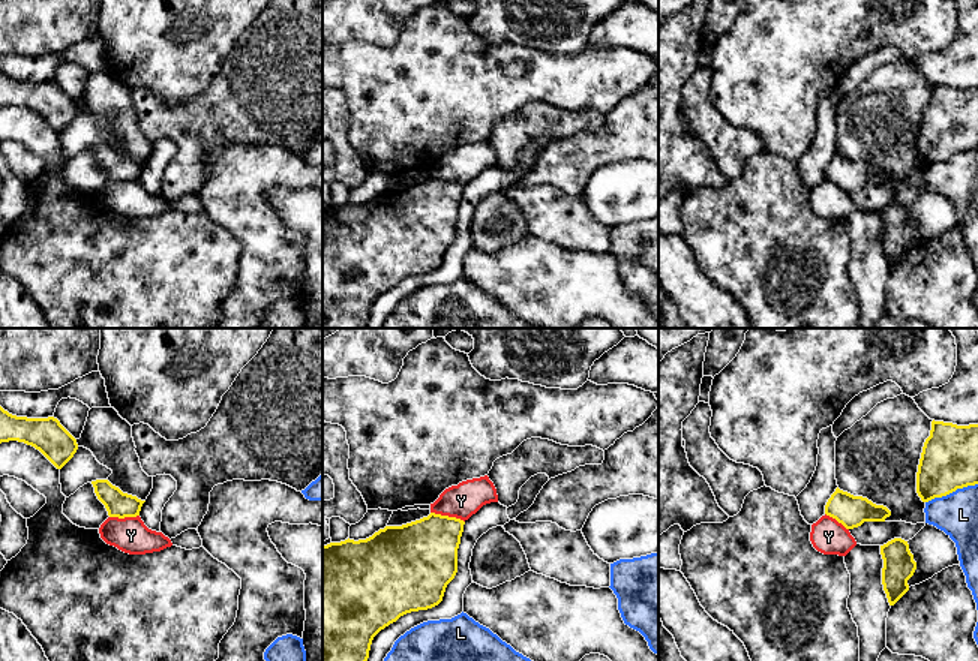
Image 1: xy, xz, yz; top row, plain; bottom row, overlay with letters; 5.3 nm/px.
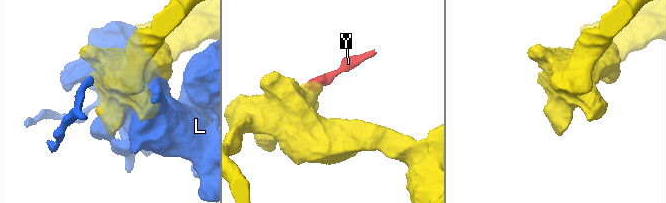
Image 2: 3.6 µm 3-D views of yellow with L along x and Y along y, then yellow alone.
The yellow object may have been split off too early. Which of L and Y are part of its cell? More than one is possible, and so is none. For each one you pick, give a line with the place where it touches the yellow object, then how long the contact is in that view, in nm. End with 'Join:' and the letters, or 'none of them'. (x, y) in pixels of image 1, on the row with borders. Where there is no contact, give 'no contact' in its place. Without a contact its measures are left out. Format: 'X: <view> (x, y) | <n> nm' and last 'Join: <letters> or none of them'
Join: none of them

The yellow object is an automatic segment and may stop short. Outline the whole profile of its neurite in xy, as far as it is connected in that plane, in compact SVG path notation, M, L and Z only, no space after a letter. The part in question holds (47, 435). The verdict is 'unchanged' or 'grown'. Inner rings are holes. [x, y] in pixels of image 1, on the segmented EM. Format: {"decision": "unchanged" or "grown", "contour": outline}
{"decision": "unchanged", "contour": "M0 406L0 444L18 441L39 450L57 469L76 453L76 439L54 417L27 418Z"}

